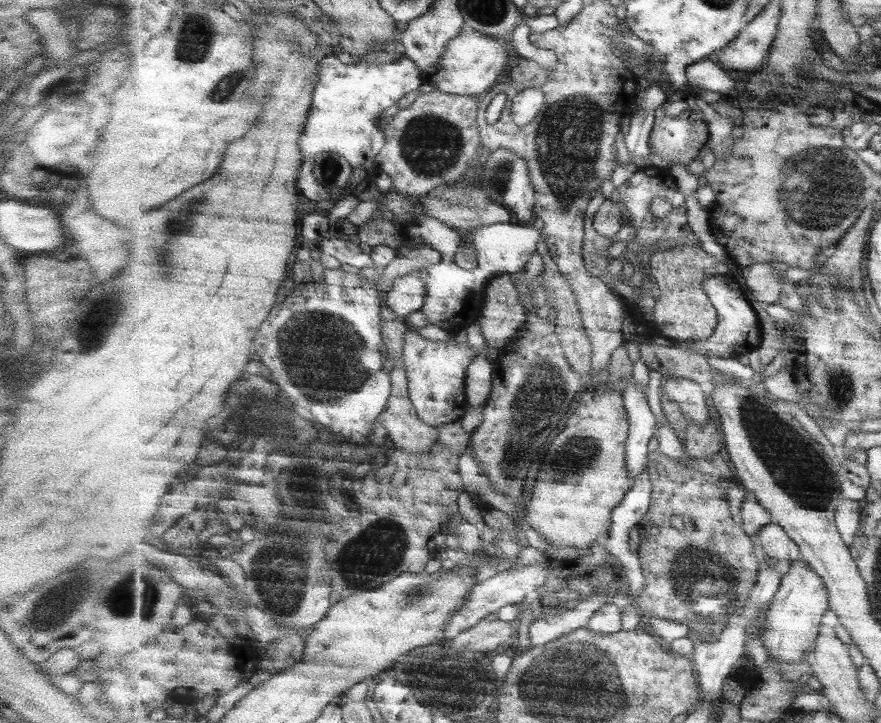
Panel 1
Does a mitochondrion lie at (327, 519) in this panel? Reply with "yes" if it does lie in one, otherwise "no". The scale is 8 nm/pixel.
no

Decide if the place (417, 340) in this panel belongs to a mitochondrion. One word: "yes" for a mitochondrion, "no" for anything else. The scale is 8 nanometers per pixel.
no

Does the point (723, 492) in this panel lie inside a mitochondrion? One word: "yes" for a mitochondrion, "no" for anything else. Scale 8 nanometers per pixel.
no

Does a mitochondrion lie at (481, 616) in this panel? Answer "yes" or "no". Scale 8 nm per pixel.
no

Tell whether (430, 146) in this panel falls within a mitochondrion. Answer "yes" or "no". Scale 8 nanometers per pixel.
yes

